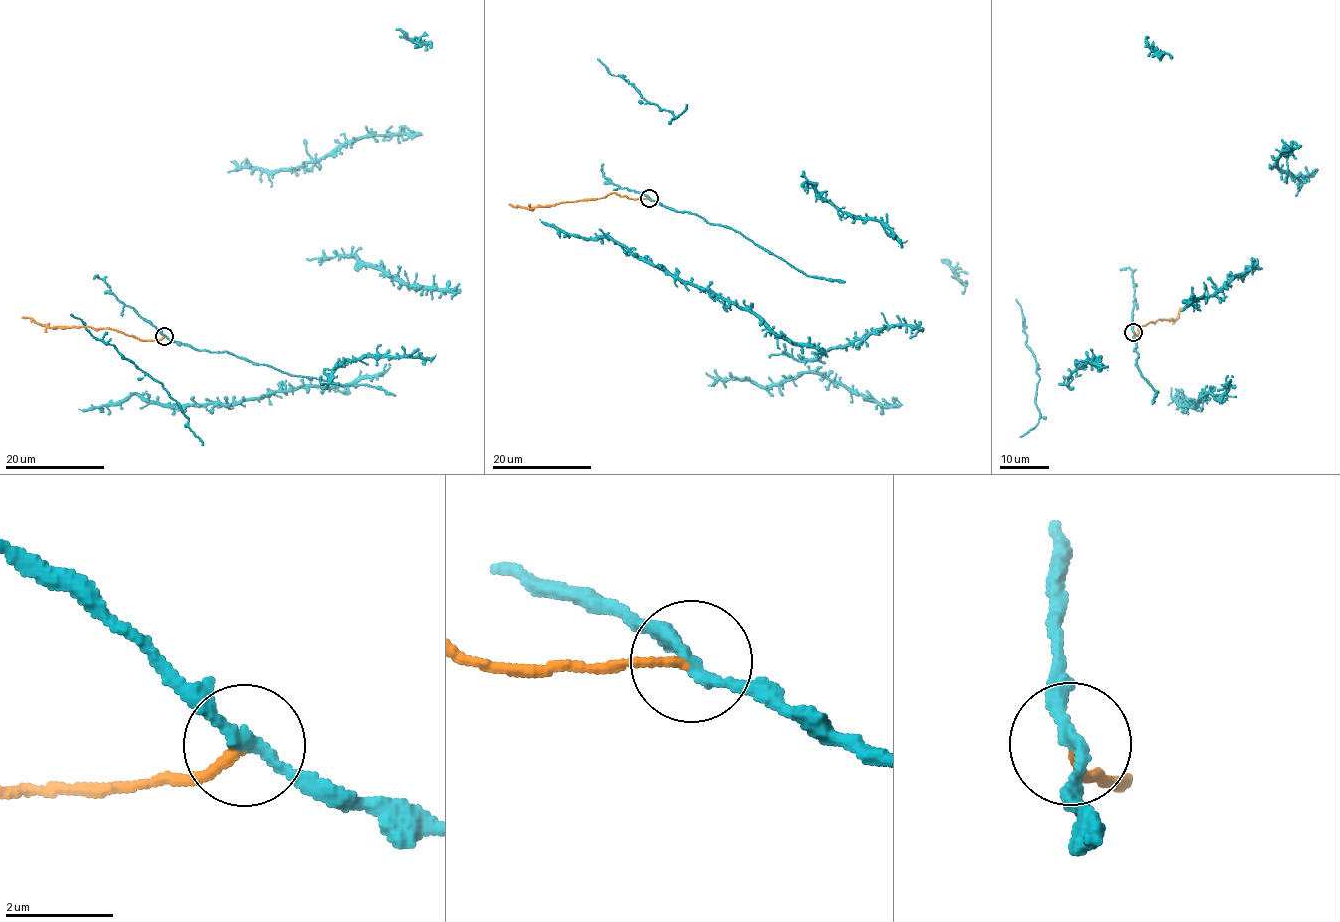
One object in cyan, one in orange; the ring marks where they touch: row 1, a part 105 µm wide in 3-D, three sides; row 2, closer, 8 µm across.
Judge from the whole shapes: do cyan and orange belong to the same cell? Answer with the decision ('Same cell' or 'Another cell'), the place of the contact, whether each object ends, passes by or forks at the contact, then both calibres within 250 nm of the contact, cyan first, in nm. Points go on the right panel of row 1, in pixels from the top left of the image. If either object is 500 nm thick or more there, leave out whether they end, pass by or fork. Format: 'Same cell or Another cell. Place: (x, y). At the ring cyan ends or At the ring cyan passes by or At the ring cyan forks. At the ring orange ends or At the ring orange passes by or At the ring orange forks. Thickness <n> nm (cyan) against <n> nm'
Another cell. Place: (1133, 332). At the ring cyan passes by. At the ring orange ends. Thickness 200 nm (cyan) against 160 nm

